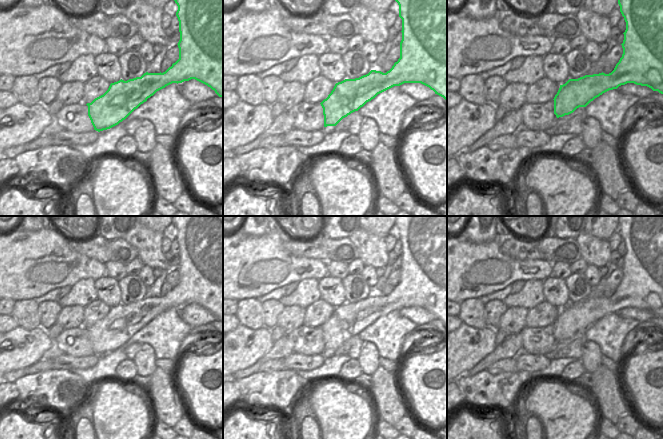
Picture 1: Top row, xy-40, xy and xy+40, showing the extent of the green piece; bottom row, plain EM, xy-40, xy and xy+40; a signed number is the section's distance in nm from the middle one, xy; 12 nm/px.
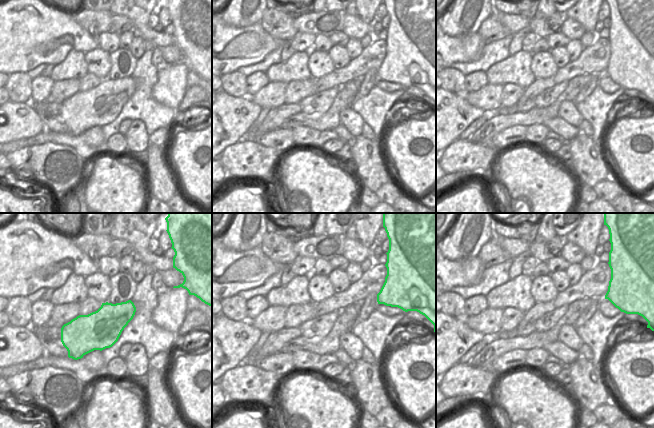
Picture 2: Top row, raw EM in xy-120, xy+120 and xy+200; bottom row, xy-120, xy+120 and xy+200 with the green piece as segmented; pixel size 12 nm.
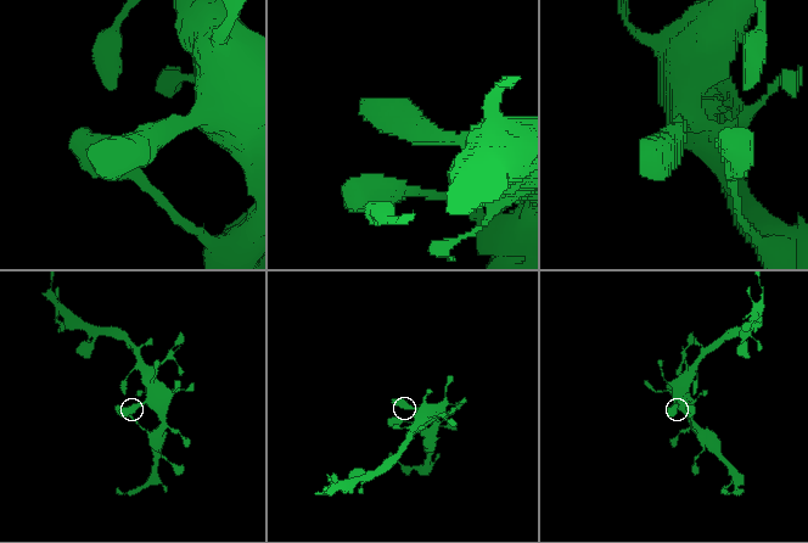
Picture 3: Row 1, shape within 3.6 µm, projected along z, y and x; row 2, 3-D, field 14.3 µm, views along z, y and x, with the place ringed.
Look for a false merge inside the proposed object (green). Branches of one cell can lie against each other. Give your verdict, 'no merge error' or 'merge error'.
no merge error

